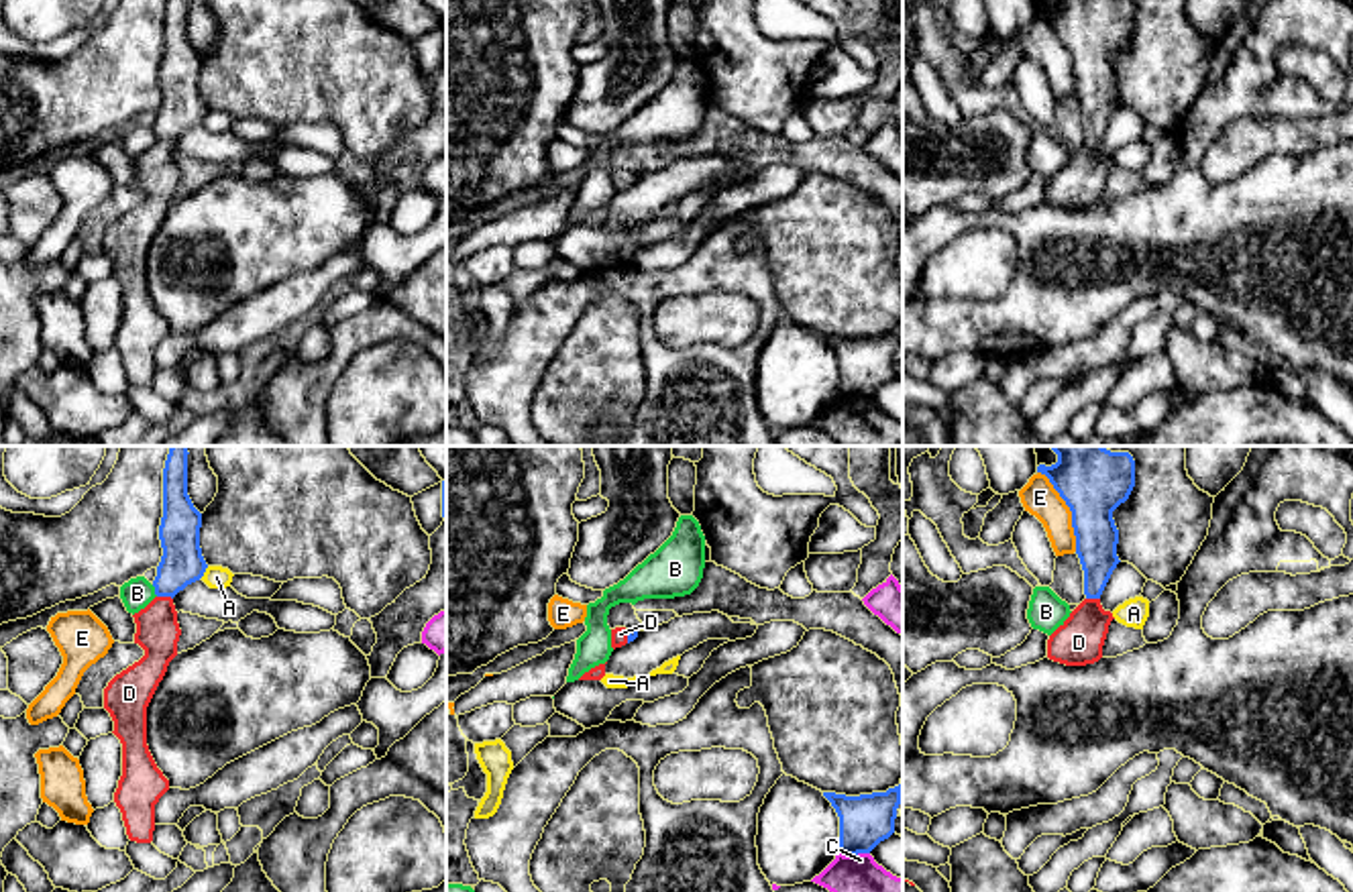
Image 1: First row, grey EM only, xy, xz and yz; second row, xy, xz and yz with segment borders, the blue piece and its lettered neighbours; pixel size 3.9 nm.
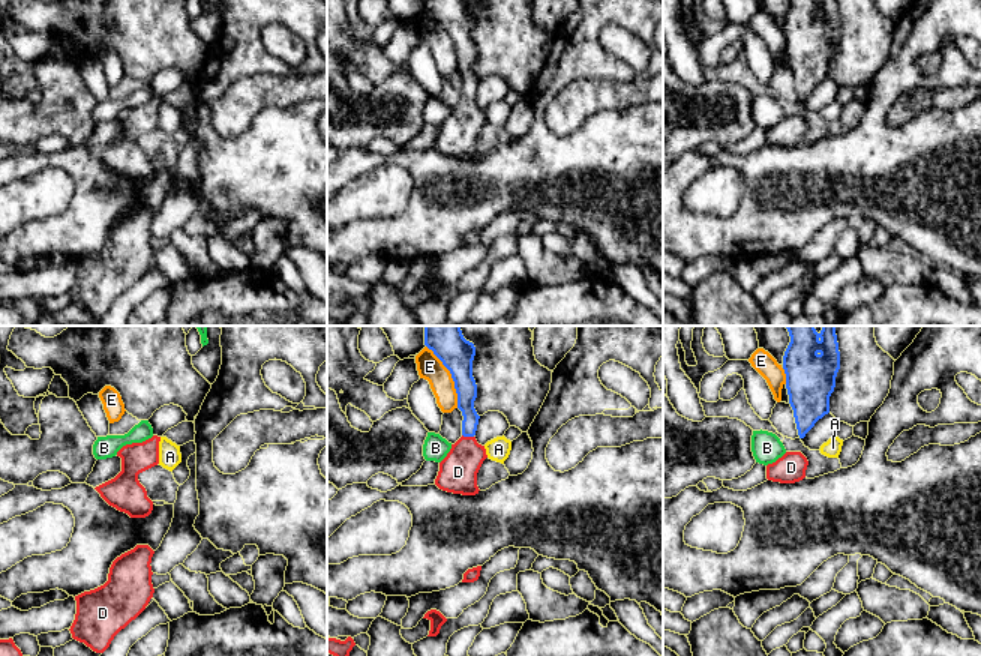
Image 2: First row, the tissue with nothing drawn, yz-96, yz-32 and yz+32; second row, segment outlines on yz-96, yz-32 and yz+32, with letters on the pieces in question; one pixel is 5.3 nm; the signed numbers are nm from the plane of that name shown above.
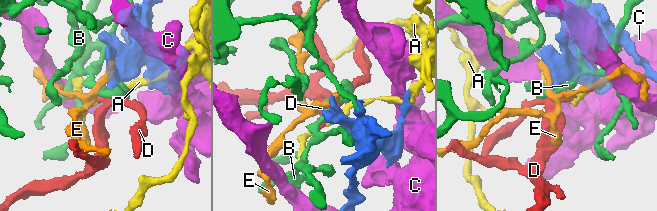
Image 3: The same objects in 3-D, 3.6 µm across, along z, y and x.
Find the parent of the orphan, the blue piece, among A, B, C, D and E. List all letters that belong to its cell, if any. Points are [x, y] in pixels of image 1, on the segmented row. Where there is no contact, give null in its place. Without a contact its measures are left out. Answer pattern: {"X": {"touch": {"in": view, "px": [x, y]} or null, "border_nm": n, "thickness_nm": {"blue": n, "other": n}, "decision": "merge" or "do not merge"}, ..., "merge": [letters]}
{"A": {"touch": {"in": "xy", "px": [204, 571]}, "border_nm": 60, "thickness_nm": {"blue": 170, "other": 90}, "decision": "do not merge"}, "B": {"touch": {"in": "xy", "px": [155, 591]}, "border_nm": 50, "thickness_nm": {"blue": 170, "other": 120}, "decision": "do not merge"}, "C": {"touch": {"in": "xz", "px": [854, 854]}, "border_nm": 120, "thickness_nm": {"blue": 200, "other": 150}, "decision": "do not merge"}, "D": {"touch": {"in": "xy", "px": [166, 595]}, "border_nm": 70, "thickness_nm": {"blue": 170, "other": 180}, "decision": "merge"}, "E": {"touch": {"in": "yz", "px": [1070, 510]}, "border_nm": 360, "thickness_nm": {"blue": 280, "other": 140}, "decision": "do not merge"}, "merge": ["D"]}

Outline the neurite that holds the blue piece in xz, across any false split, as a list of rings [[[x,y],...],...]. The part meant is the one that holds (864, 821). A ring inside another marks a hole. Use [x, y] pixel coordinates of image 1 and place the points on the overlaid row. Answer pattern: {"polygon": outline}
{"polygon": [[[901,784],[886,792],[846,796],[823,792],[840,817],[840,853],[870,853],[880,841],[895,833]]]}

